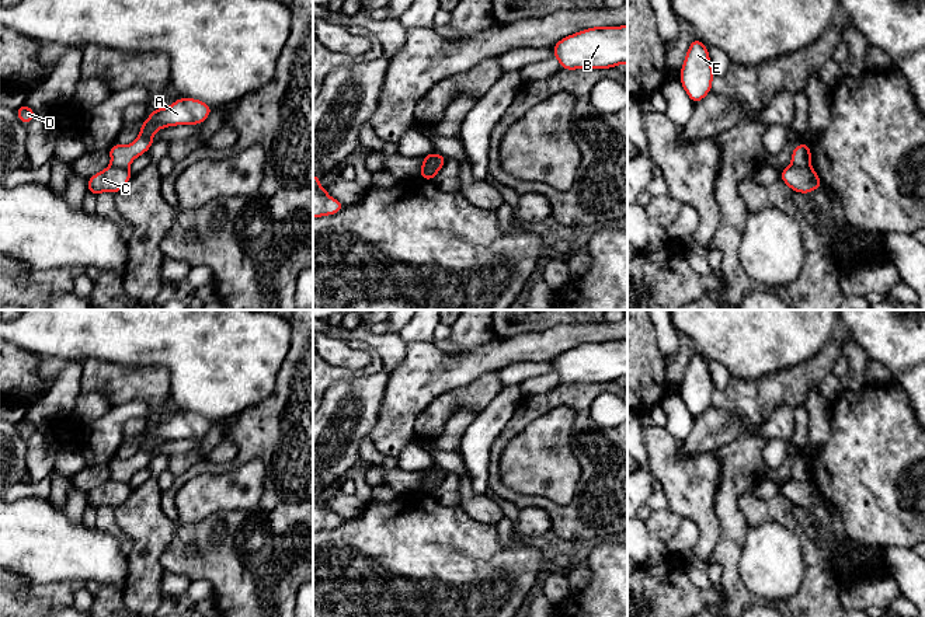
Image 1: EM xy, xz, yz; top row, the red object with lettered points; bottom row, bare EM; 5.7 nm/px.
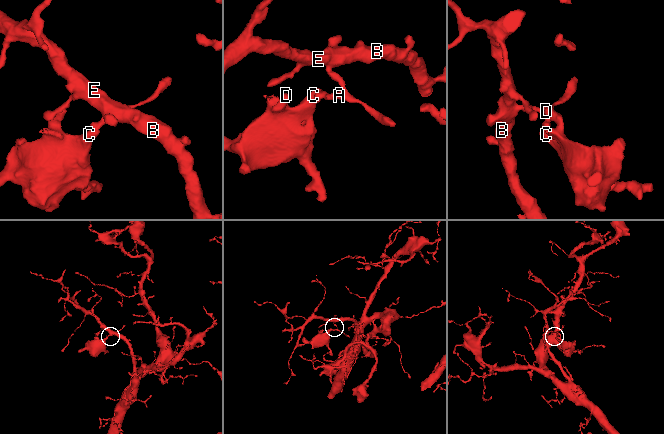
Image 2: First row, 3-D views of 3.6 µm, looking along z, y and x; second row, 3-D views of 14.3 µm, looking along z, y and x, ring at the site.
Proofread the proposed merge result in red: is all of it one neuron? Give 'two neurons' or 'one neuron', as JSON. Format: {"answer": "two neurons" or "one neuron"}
{"answer": "two neurons"}

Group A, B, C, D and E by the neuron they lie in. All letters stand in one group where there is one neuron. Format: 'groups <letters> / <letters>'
groups A B E / C D

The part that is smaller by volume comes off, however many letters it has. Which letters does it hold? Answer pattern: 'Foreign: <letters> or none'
Foreign: C, D

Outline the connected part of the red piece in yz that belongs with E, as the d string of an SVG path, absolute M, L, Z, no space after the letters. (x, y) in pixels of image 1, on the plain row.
M692 352L679 387L679 395L693 418L702 415L712 405L713 390L707 360Z

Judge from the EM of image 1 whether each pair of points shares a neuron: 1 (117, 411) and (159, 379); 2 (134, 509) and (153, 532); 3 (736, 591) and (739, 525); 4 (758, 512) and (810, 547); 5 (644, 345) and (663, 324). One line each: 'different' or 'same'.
1: different
2: same
3: same
4: same
5: different

